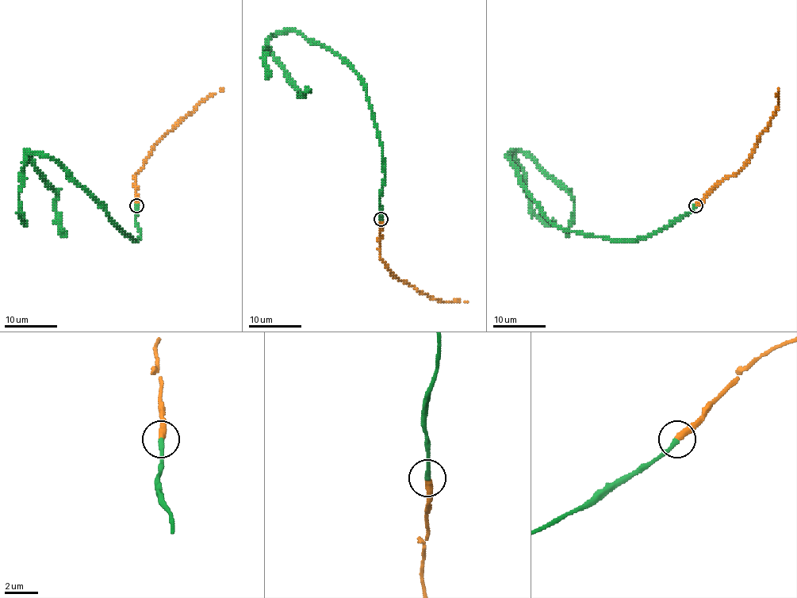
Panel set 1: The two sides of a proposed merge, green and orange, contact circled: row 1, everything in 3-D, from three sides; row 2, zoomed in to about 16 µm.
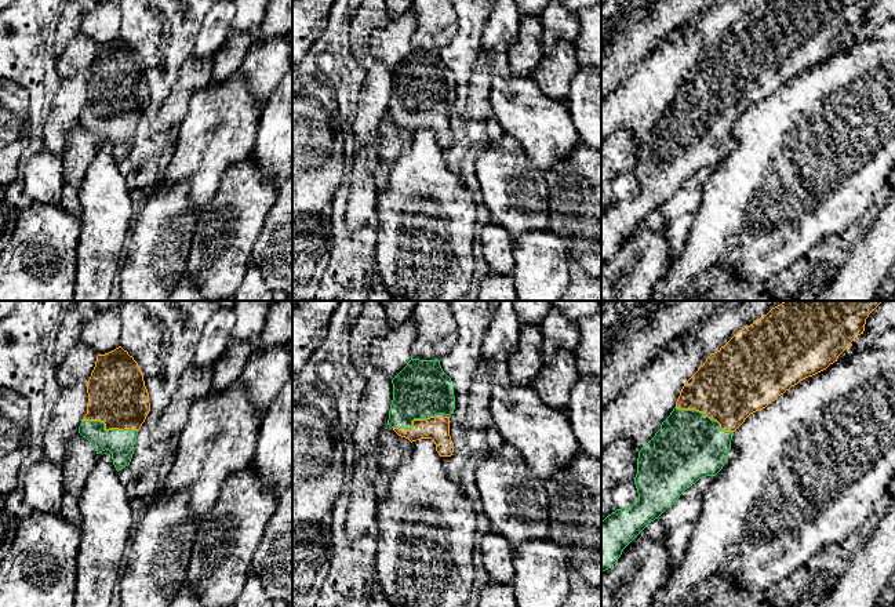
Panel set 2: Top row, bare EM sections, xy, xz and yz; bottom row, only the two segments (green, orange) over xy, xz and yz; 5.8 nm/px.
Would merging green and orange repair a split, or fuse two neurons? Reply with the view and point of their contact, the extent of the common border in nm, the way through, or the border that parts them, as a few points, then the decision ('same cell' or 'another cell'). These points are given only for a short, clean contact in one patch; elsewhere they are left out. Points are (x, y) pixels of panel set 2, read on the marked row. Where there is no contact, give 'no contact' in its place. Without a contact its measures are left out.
contact yz (705, 414); length 380 nm; same cell

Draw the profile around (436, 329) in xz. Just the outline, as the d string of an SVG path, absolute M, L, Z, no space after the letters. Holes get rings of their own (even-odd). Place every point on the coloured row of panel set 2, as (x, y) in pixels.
M418 301L412 310L416 321L416 338L411 357L440 360L458 341L458 324L448 301Z

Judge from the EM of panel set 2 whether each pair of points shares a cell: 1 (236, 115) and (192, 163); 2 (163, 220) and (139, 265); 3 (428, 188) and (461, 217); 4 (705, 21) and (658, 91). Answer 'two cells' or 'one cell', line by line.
1: one cell
2: one cell
3: one cell
4: one cell

